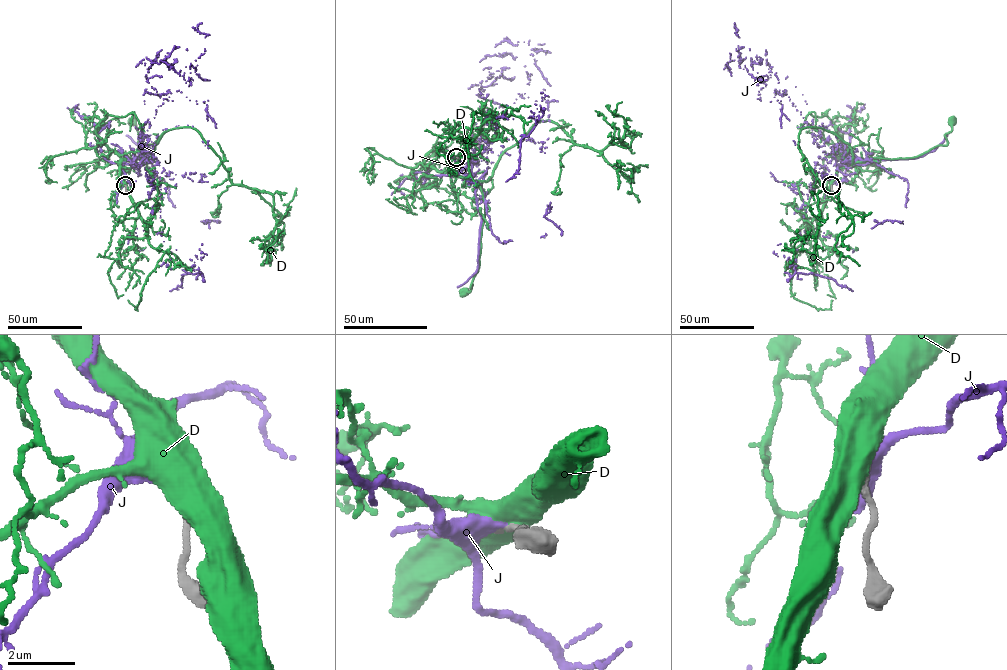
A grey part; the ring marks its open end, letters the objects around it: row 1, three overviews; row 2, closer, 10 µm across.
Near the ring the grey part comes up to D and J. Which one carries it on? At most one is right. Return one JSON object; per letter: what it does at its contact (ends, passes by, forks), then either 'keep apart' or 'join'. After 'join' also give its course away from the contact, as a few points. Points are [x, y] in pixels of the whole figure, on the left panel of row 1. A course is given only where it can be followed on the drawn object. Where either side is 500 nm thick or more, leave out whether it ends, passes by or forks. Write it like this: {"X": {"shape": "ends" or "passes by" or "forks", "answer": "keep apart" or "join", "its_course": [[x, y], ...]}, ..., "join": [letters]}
{"D": {"answer": "keep apart"}, "J": {"shape": "ends", "answer": "keep apart"}, "join": []}

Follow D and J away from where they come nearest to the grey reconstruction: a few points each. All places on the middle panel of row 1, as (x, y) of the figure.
D: (456, 157), (450, 162), (450, 169), (476, 182), (484, 202), (479, 268), (472, 288), (464, 291)
J: (456, 157), (453, 175), (479, 164), (483, 129), (538, 68), (528, 43), (497, 45), (525, 66)

